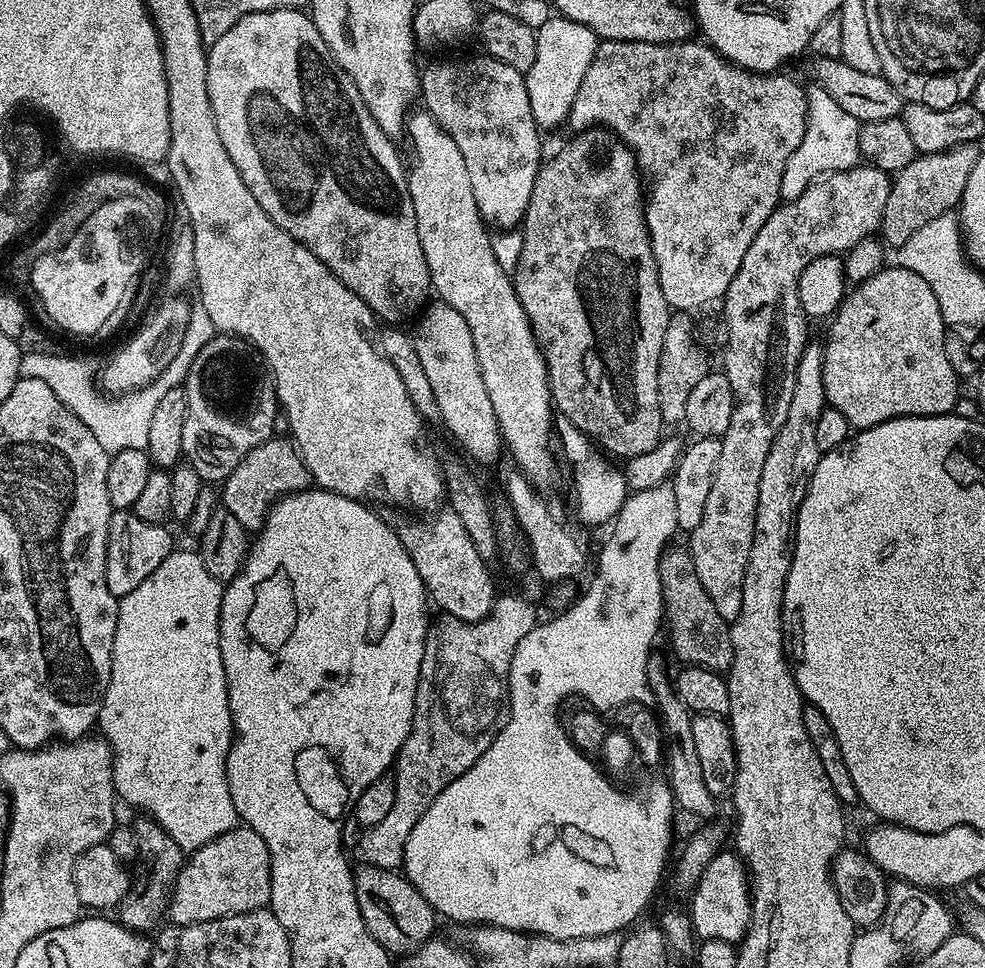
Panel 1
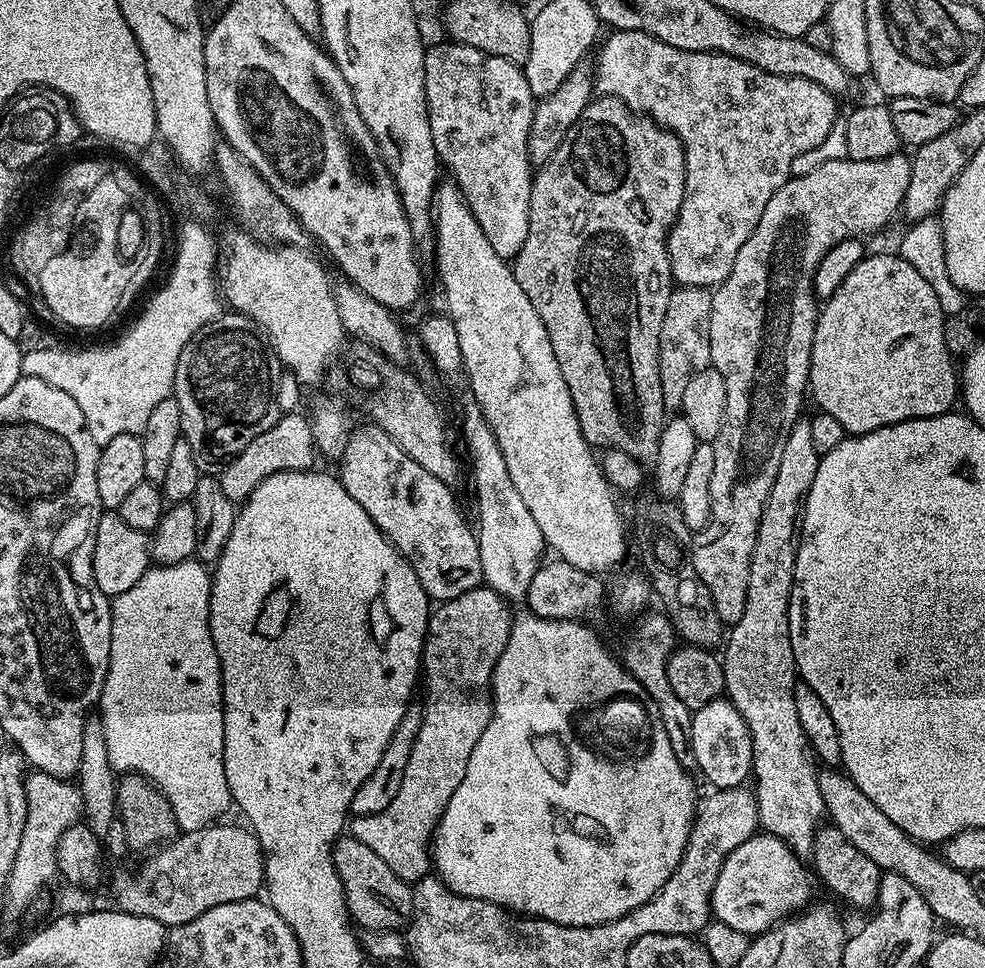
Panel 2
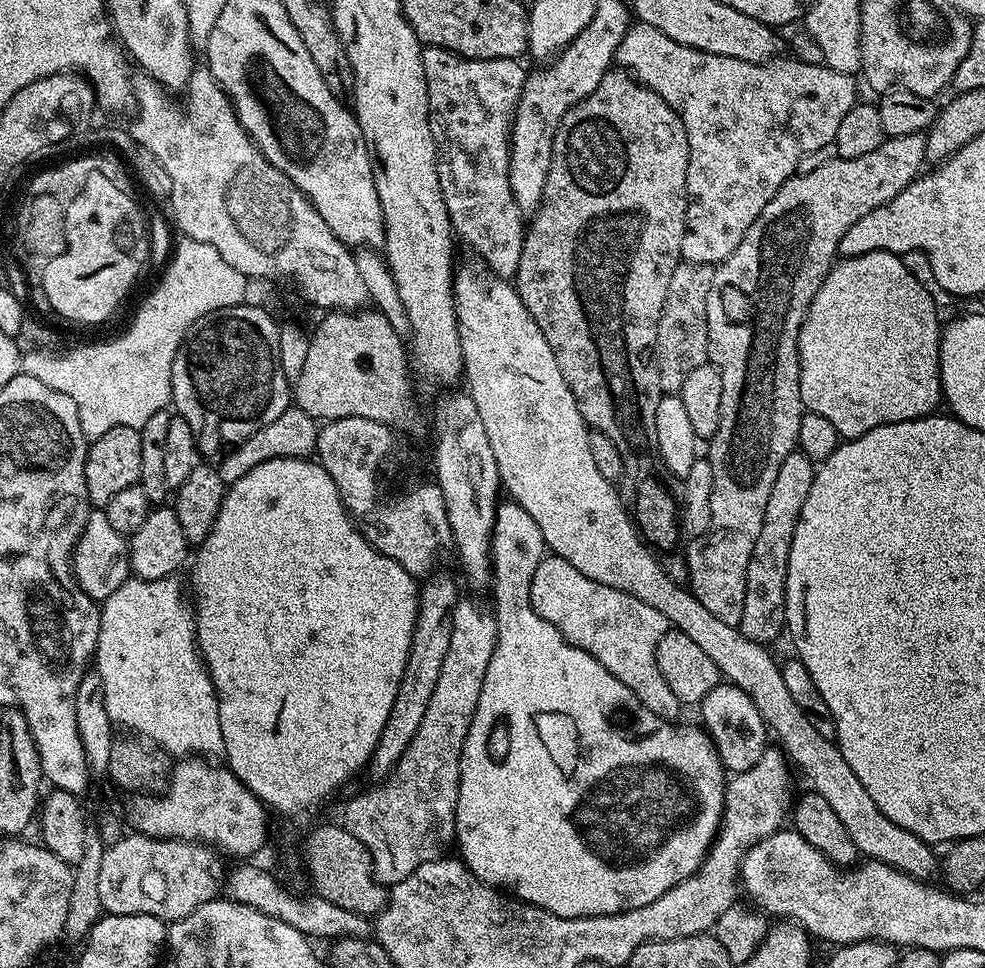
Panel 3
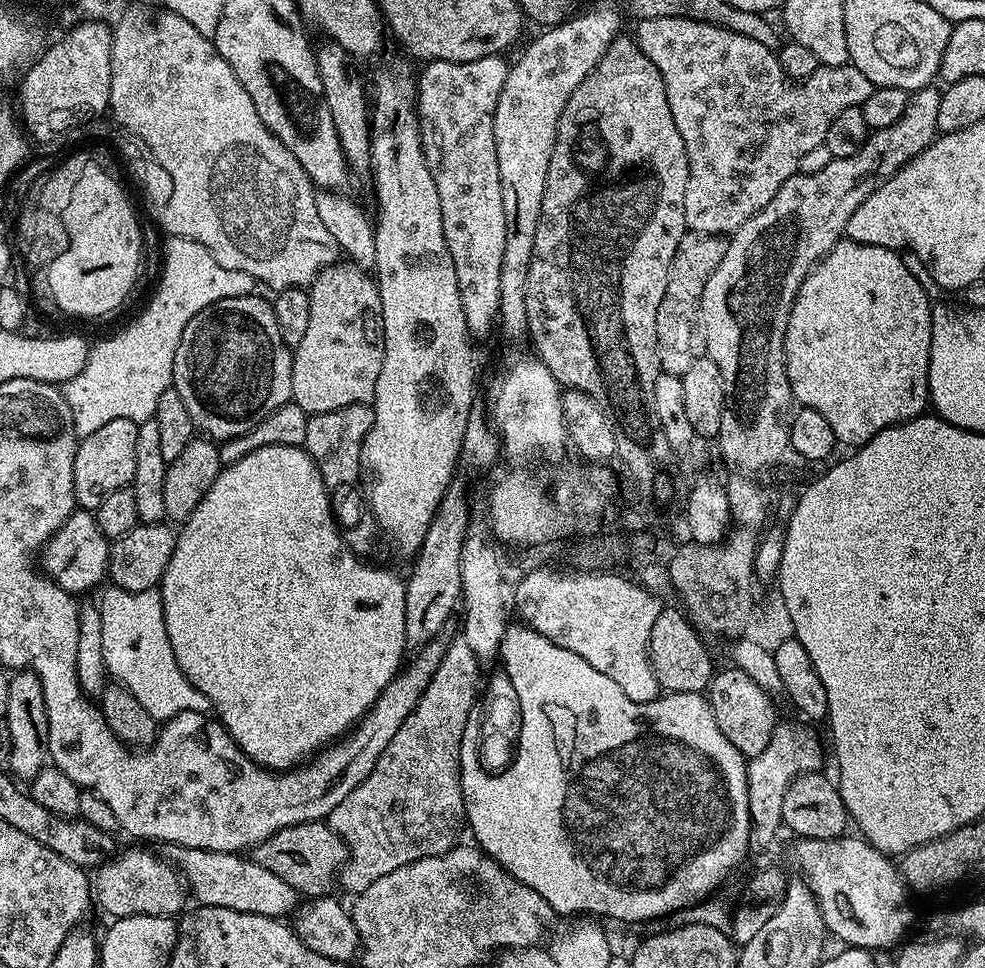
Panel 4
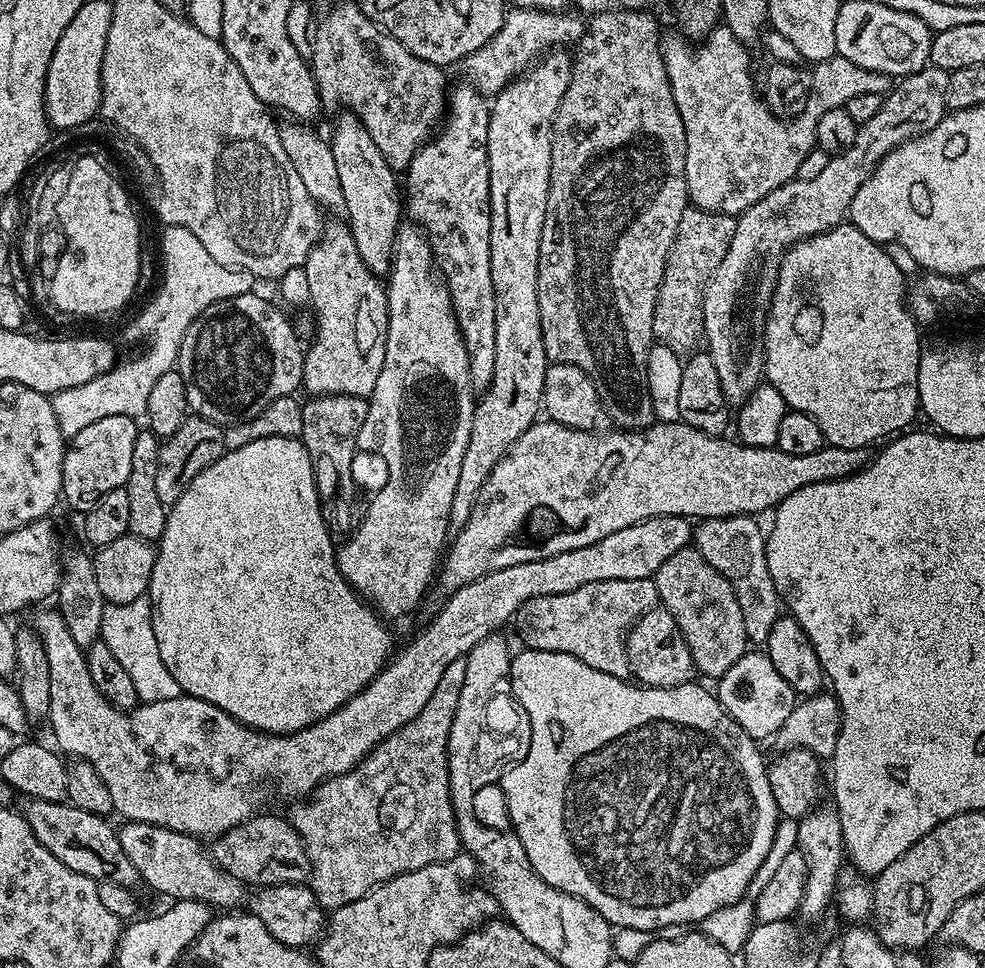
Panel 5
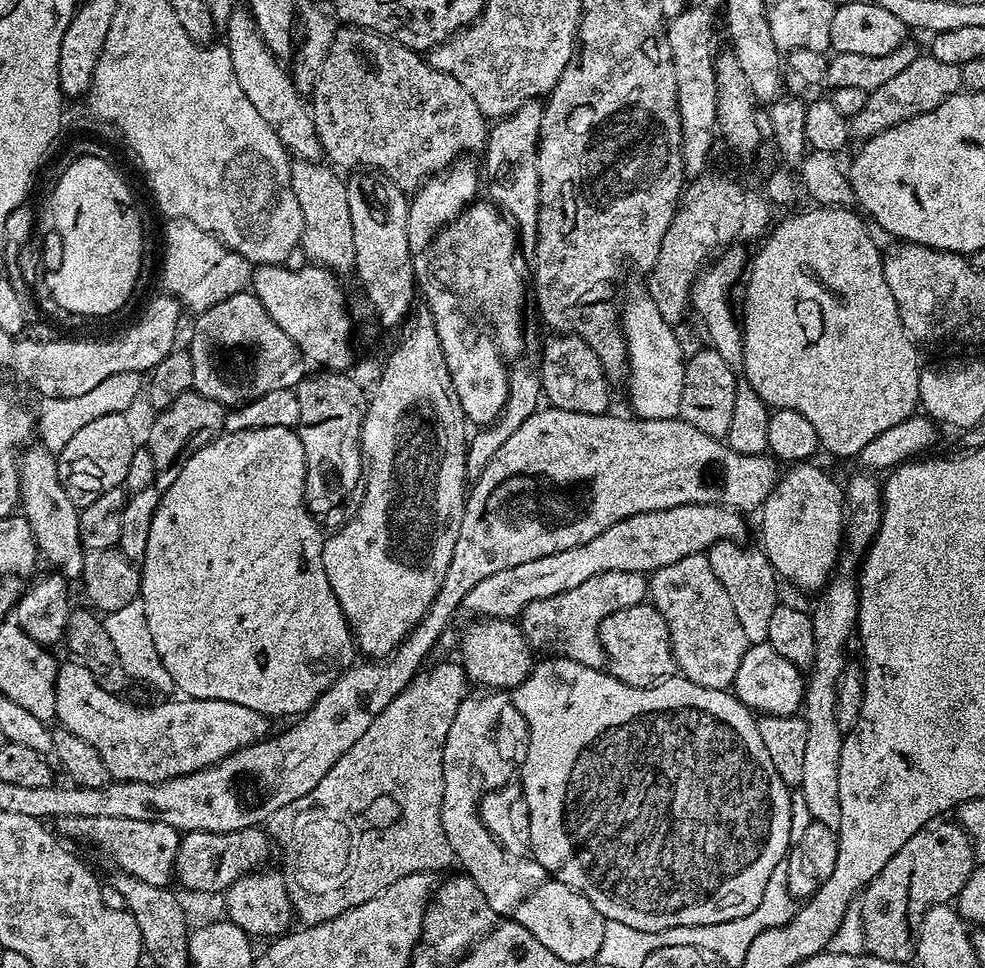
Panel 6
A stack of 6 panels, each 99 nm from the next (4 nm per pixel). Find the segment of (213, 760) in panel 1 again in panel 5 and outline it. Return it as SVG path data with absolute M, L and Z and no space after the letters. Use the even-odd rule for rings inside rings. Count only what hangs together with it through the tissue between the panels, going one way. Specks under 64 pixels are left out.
M147 595L139 596L134 602L108 604L102 614L100 631L100 640L110 646L122 670L130 674L134 690L138 690L138 698L145 704L166 702L166 698L178 698L182 694L178 682L174 682L174 674L166 670L166 662L162 662L162 654L158 654L158 638L154 638L152 625L153 615L152 601Z

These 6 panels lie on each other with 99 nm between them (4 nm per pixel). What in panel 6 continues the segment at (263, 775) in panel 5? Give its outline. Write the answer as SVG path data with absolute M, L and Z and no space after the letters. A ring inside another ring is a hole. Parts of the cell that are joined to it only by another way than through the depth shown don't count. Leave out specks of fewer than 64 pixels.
M683 504L657 512L627 516L624 520L614 522L610 530L602 530L598 538L590 538L590 542L582 546L574 546L558 554L546 554L546 558L534 558L534 562L522 562L522 566L510 566L510 570L498 570L498 574L482 578L482 582L478 582L478 586L474 586L470 594L466 594L462 608L465 613L473 612L473 617L476 618L516 618L531 600L554 598L554 594L562 594L566 590L574 590L574 586L582 586L582 582L587 582L592 576L614 570L651 574L662 566L670 566L687 556L707 553L720 540L743 541L744 520L745 517L736 509L723 508L721 504ZM64 662L59 665L56 680L55 719L59 727L82 738L98 750L113 781L129 780L157 784L170 778L189 776L198 770L219 764L226 757L234 755L238 749L247 748L249 744L255 744L257 740L265 739L269 735L269 717L250 710L246 706L238 706L234 702L164 698L161 699L164 700L161 704L156 704L153 708L135 708L134 705L120 699L124 698L115 692L102 690L102 686L94 682L94 674L90 674L86 666L75 662L69 662L69 664Z

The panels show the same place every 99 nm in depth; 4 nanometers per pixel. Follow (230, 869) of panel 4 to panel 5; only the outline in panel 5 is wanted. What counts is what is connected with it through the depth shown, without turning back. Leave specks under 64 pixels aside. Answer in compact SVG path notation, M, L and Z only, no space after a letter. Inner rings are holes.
M130 820L121 825L118 831L122 850L126 850L126 858L130 858L132 865L140 872L141 881L145 885L148 883L154 891L169 896L169 901L200 900L209 906L218 906L220 910L235 909L232 907L243 900L245 903L244 883L234 878L234 874L219 868L197 837L146 822Z

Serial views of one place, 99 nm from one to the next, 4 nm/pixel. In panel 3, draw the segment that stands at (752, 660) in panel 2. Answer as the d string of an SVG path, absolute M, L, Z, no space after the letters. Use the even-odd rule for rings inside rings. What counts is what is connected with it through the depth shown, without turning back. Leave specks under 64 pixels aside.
M797 450L789 454L786 462L782 462L782 466L778 466L778 478L774 478L774 487L770 489L770 502L766 502L766 518L762 518L762 534L758 534L758 542L754 542L754 554L750 554L750 566L746 566L746 602L742 608L742 618L738 625L740 633L746 638L757 640L759 644L765 646L771 645L771 640L776 640L780 636L780 631L785 631L786 621L784 615L786 614L786 574L790 566L790 542L794 542L794 530L798 526L798 518L802 514L802 505L806 503L806 494L810 494L810 486L816 477L816 468L814 461L806 458L804 453Z

